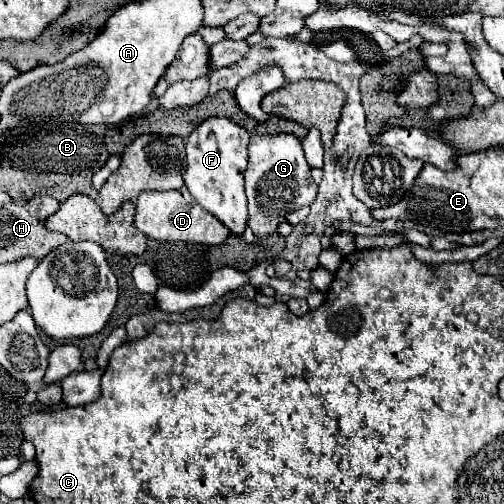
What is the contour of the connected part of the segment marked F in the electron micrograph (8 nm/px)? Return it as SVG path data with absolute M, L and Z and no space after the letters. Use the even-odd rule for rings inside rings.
M211 118L201 122L185 142L187 168L185 186L193 198L211 214L215 214L233 234L241 234L247 224L247 196L243 172L247 168L247 146L251 132L227 118Z

